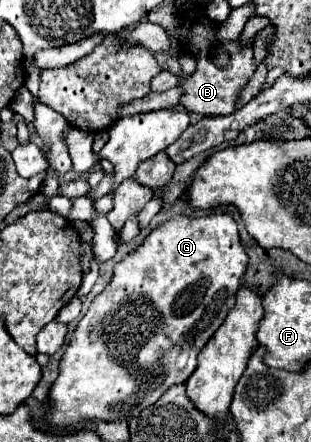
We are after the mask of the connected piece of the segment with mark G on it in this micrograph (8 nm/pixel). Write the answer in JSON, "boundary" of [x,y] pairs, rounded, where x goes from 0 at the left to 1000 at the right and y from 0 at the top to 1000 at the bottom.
{"boundary":[[[672,484],[653,493],[595,493],[595,489],[563,489],[543,502],[531,502],[524,511],[498,516],[466,543],[460,552],[428,566],[421,575],[408,575],[376,602],[370,602],[370,620],[363,633],[344,643],[344,652],[293,683],[280,710],[267,715],[267,724],[254,729],[248,747],[235,751],[228,778],[215,783],[209,801],[196,805],[190,819],[190,851],[177,860],[177,869],[164,873],[164,891],[158,891],[158,914],[164,928],[151,932],[151,950],[177,964],[235,964],[267,946],[299,946],[299,950],[415,950],[428,941],[447,941],[453,928],[466,928],[473,919],[498,914],[550,873],[563,869],[595,869],[601,855],[621,846],[627,828],[633,828],[633,801],[646,796],[646,787],[659,783],[659,774],[672,774],[672,765],[698,751],[698,742],[711,738],[711,729],[723,724],[730,706],[749,697],[756,688],[756,665],[775,647],[775,629],[788,620],[794,606],[794,575],[781,570],[781,557],[768,548],[768,520],[762,520],[762,502],[749,498],[743,484]]]}

